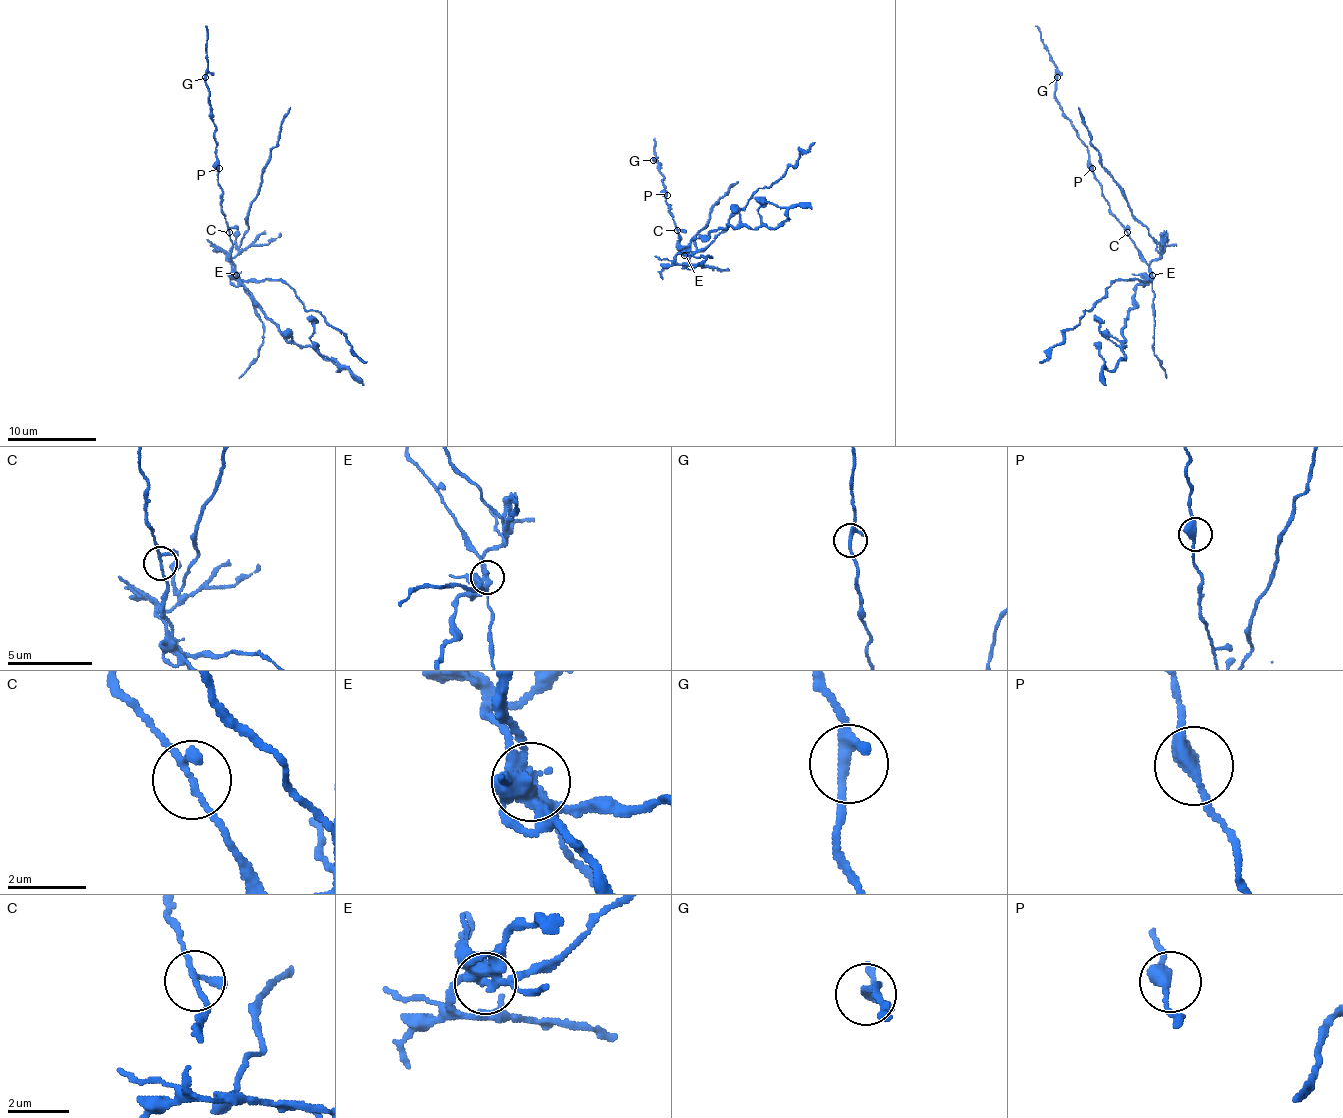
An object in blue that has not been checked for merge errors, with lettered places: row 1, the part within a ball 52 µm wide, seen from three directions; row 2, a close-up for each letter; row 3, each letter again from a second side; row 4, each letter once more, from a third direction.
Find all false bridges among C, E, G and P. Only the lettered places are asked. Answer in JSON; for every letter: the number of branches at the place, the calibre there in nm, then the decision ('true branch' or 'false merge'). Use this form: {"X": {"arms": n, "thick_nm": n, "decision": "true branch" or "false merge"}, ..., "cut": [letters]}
{"C": {"arms": 3, "thick_nm": 130, "decision": "true branch"}, "E": {"arms": 5, "thick_nm": 340, "decision": "false merge"}, "G": {"arms": 3, "thick_nm": 200, "decision": "true branch"}, "P": {"arms": 2, "thick_nm": 400, "decision": "true branch"}, "cut": ["E"]}

